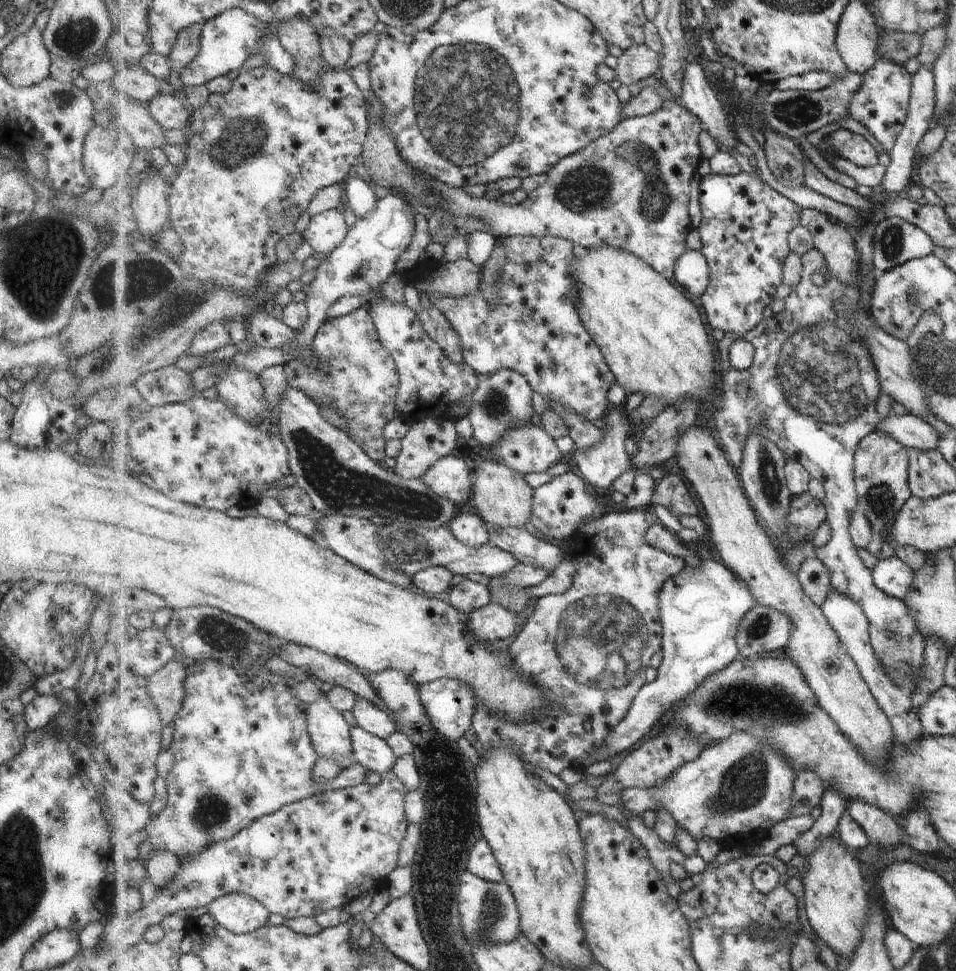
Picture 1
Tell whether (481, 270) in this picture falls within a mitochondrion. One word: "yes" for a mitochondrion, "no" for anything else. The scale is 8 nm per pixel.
no

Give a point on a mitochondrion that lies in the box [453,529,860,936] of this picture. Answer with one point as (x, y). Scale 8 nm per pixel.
(602, 637)

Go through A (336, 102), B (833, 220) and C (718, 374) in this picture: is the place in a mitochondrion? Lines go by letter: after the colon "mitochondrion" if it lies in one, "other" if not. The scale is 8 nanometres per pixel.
A: other
B: other
C: other

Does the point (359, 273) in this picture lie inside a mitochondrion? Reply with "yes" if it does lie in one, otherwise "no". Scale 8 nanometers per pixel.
yes

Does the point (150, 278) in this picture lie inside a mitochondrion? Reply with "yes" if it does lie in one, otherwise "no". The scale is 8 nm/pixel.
yes

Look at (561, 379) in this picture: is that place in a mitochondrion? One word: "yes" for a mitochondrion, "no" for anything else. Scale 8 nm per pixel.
no

